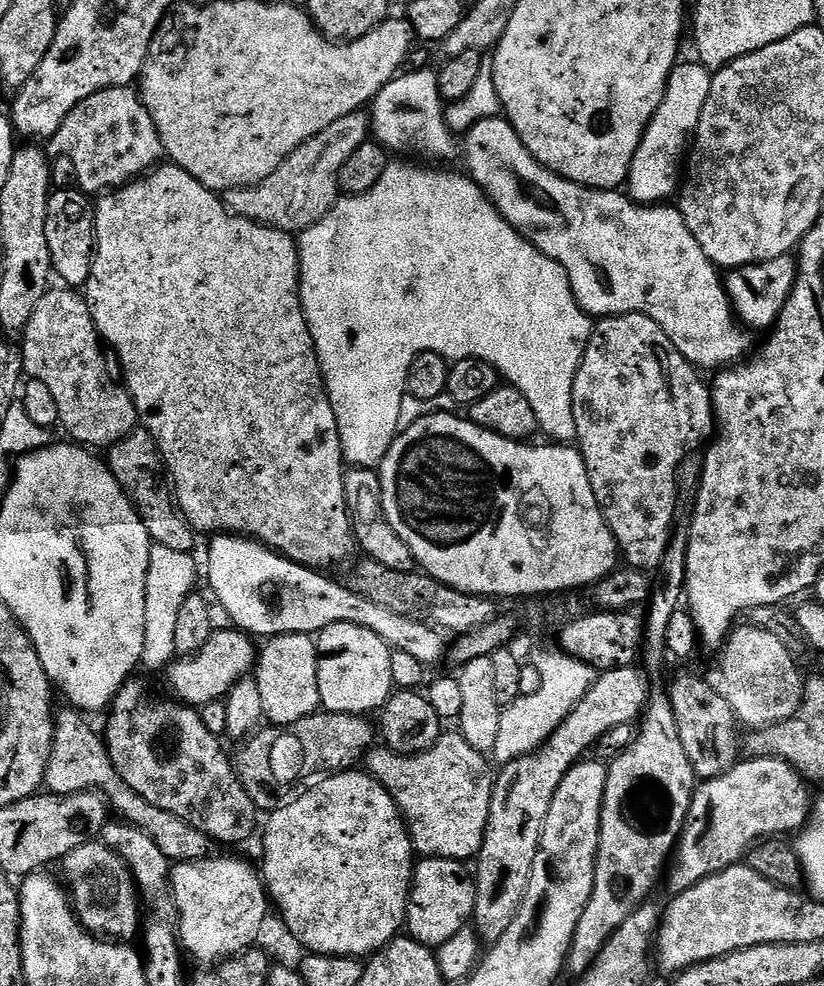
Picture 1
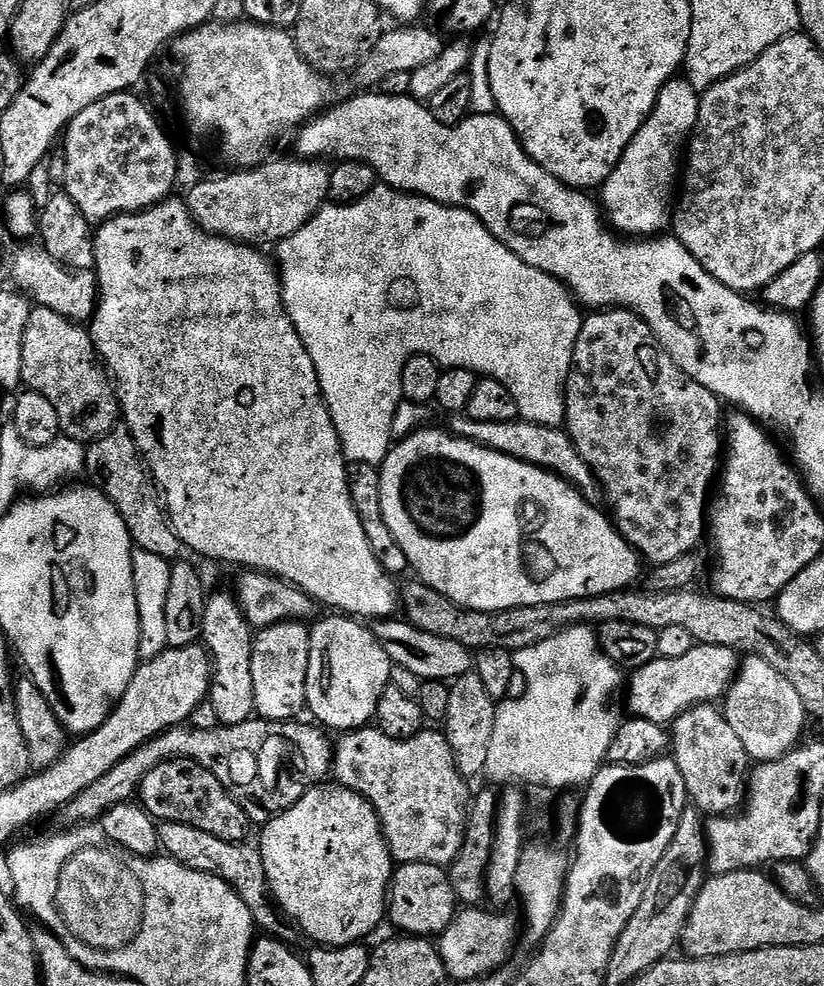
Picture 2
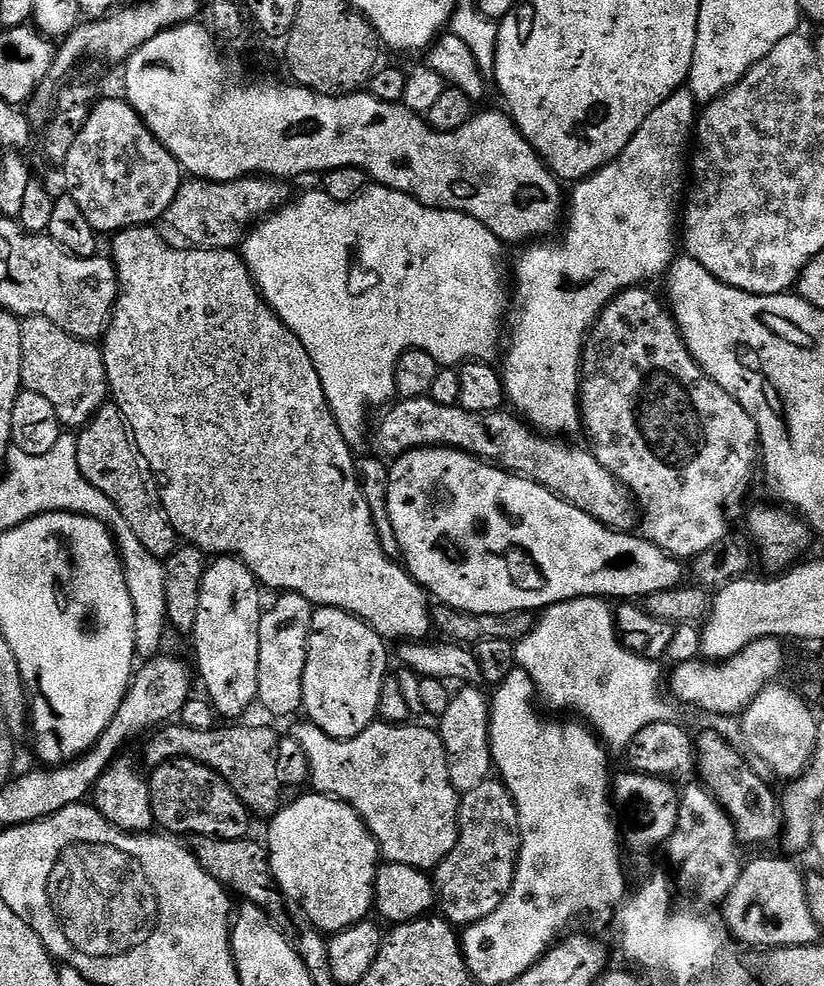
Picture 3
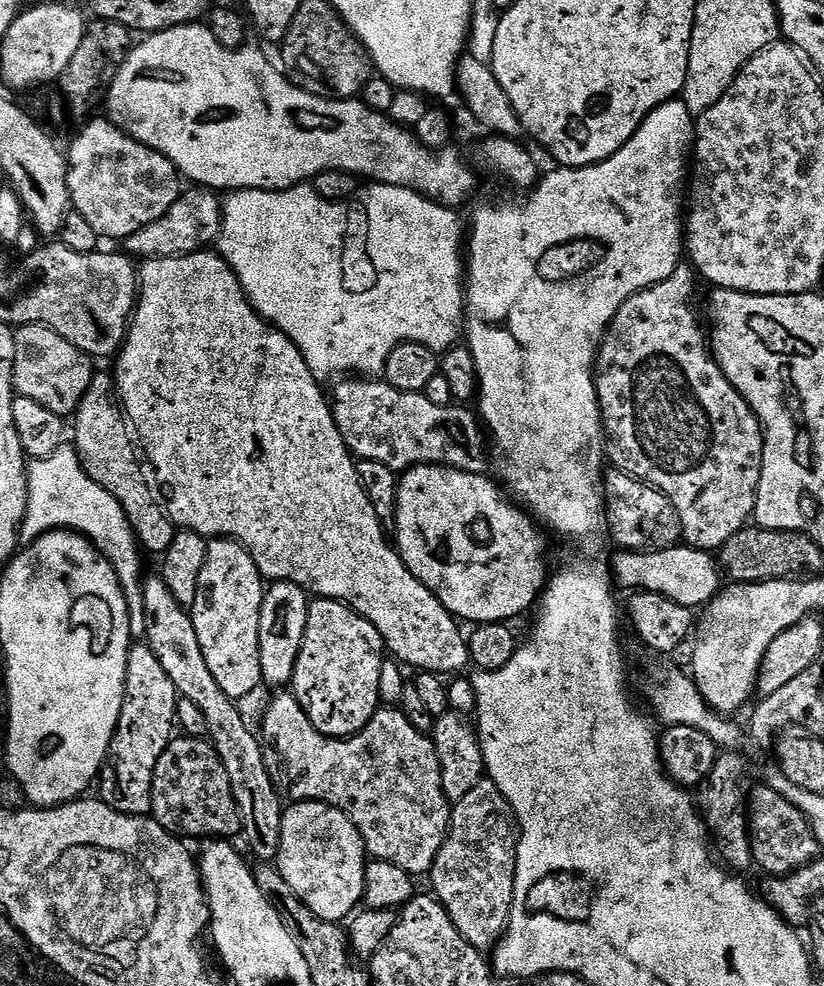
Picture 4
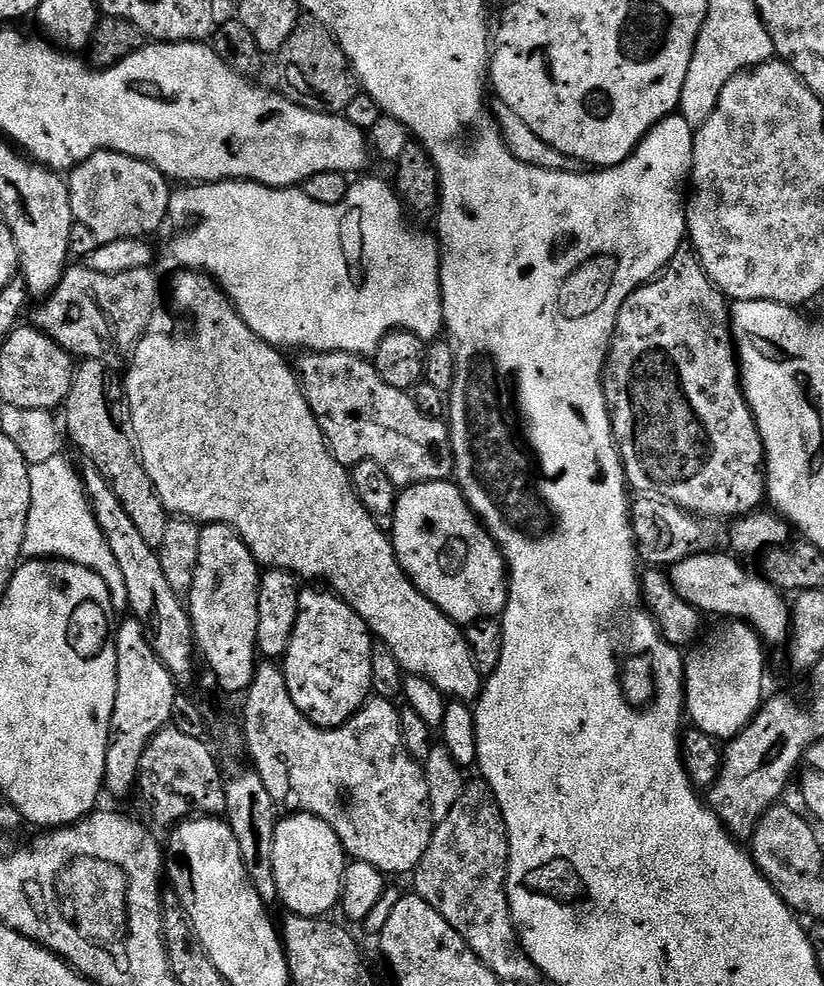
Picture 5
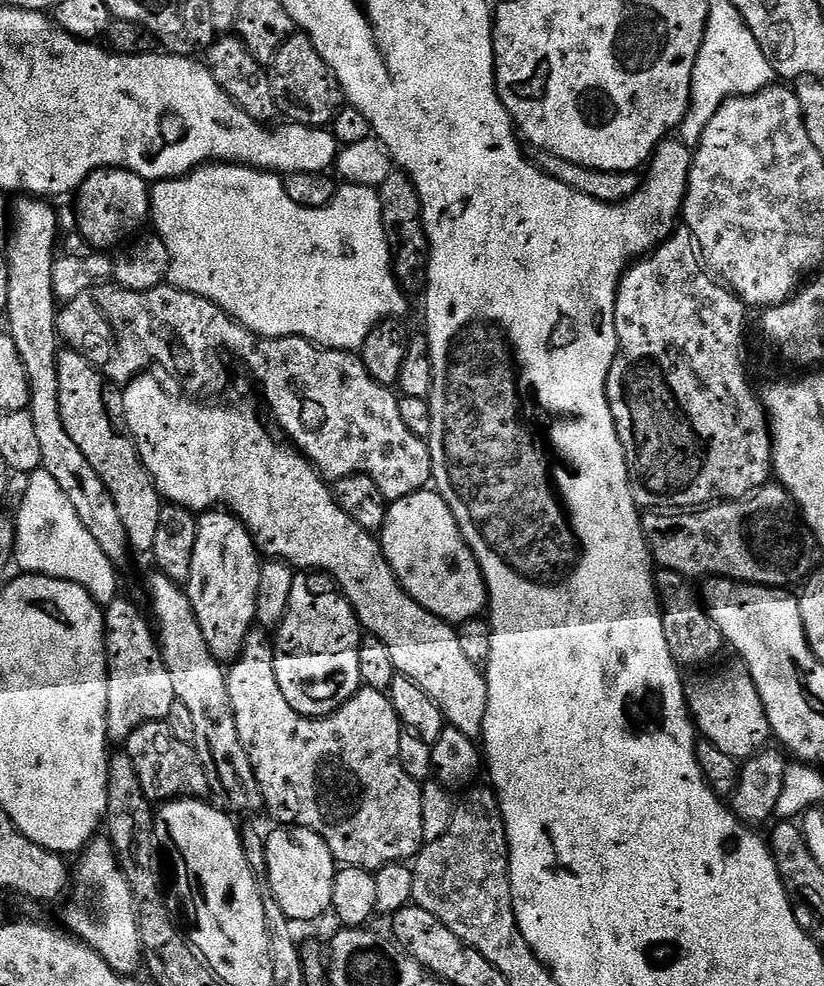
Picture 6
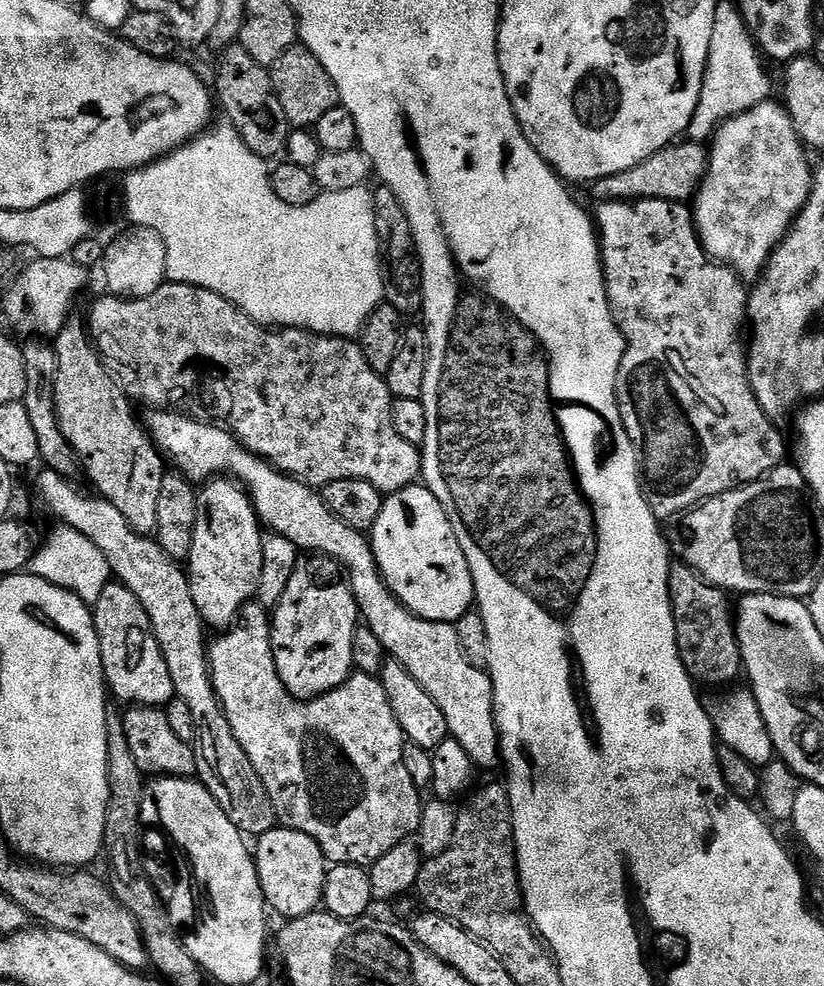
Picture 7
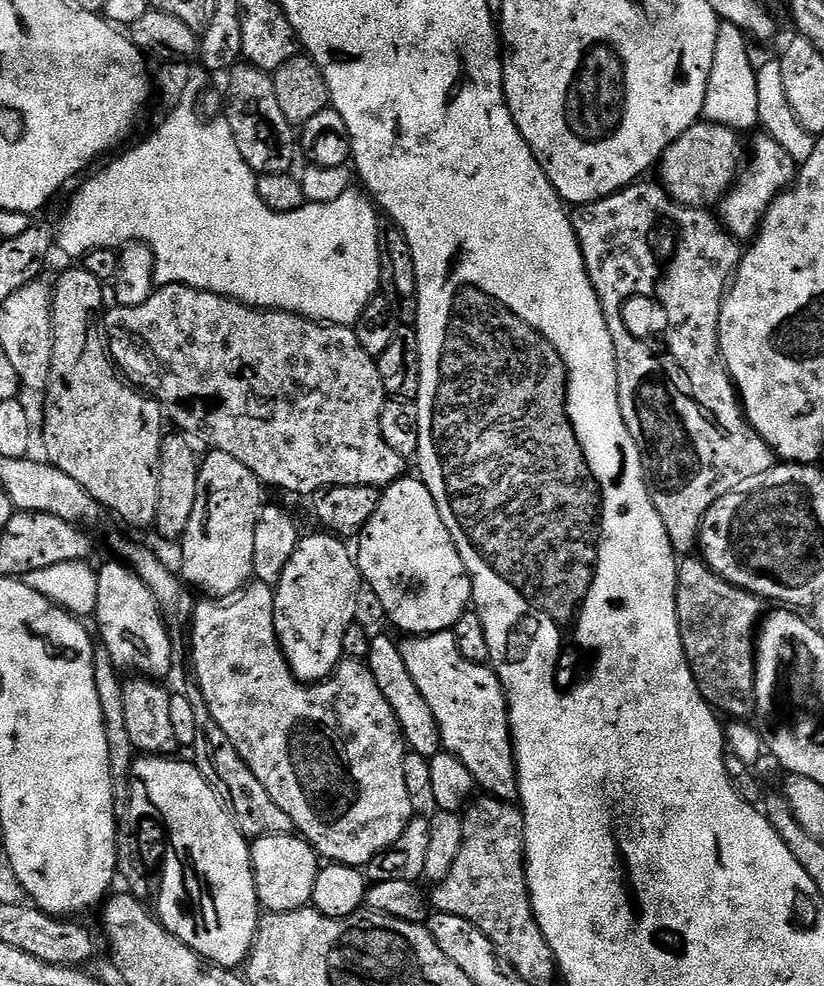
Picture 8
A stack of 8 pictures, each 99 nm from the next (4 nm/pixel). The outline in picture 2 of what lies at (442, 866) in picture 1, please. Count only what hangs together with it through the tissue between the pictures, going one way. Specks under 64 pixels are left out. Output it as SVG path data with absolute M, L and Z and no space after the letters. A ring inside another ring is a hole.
M439 864L399 865L392 873L392 887L388 902L387 919L401 933L425 938L439 937L450 926L458 911L456 891L452 885L451 875Z

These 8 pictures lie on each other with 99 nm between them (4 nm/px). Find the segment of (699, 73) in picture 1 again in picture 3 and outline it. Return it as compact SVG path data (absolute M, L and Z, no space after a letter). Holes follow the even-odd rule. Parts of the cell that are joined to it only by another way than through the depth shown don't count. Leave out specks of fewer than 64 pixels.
M681 90L670 94L670 98L666 98L666 102L662 102L650 114L650 118L646 118L646 122L642 122L642 126L638 130L638 134L634 134L634 138L630 138L630 142L626 146L626 150L622 150L622 154L618 159L613 160L611 164L607 164L605 168L600 169L592 176L589 176L577 183L576 188L566 200L566 219L562 224L562 231L555 238L545 239L543 242L532 242L523 249L524 253L516 260L516 292L514 288L514 311L510 316L510 328L512 324L512 333L507 333L506 348L508 344L508 353L504 356L504 370L502 368L502 381L504 384L504 395L507 403L527 423L533 428L545 434L568 434L564 432L579 433L582 428L580 418L580 365L582 363L582 353L584 351L584 341L589 332L592 331L592 325L595 324L600 312L612 299L625 288L635 288L643 285L644 280L652 280L655 276L663 277L671 268L674 257L677 255L676 244L678 248L678 217L682 212L682 197L686 192L686 157L690 152L690 145L694 140L694 129L698 119L698 105L692 93L687 90Z

